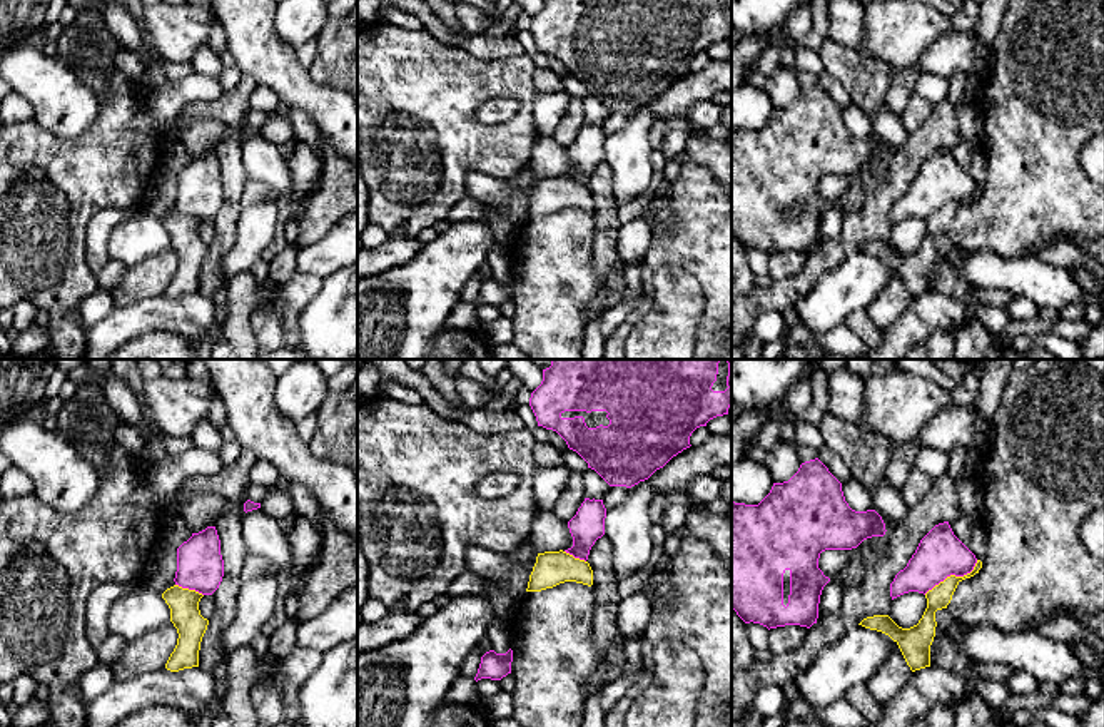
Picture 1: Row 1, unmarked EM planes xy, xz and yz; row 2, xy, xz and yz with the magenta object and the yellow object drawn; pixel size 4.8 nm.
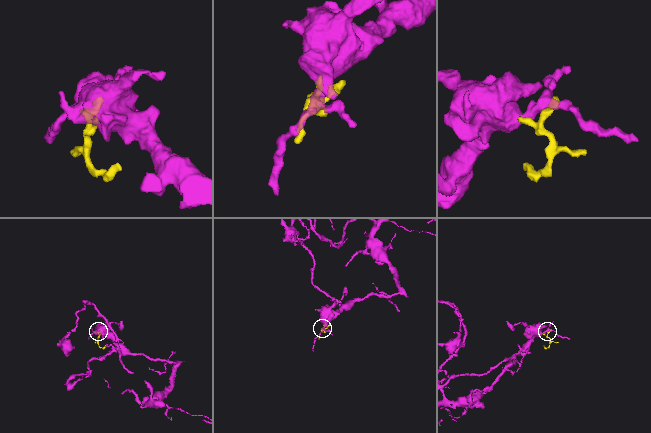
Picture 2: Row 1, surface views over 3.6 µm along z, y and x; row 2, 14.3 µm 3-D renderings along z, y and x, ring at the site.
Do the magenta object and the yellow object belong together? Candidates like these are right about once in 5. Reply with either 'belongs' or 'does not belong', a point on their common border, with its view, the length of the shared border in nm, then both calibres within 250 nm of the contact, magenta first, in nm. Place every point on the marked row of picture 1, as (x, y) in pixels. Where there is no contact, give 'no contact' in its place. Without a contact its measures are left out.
does not belong | yz (952, 574) | 300 nm | 220/110 nm

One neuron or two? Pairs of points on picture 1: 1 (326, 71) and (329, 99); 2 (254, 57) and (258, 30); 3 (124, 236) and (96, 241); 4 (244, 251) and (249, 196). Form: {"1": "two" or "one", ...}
{"1": "two", "2": "one", "3": "two", "4": "two"}

